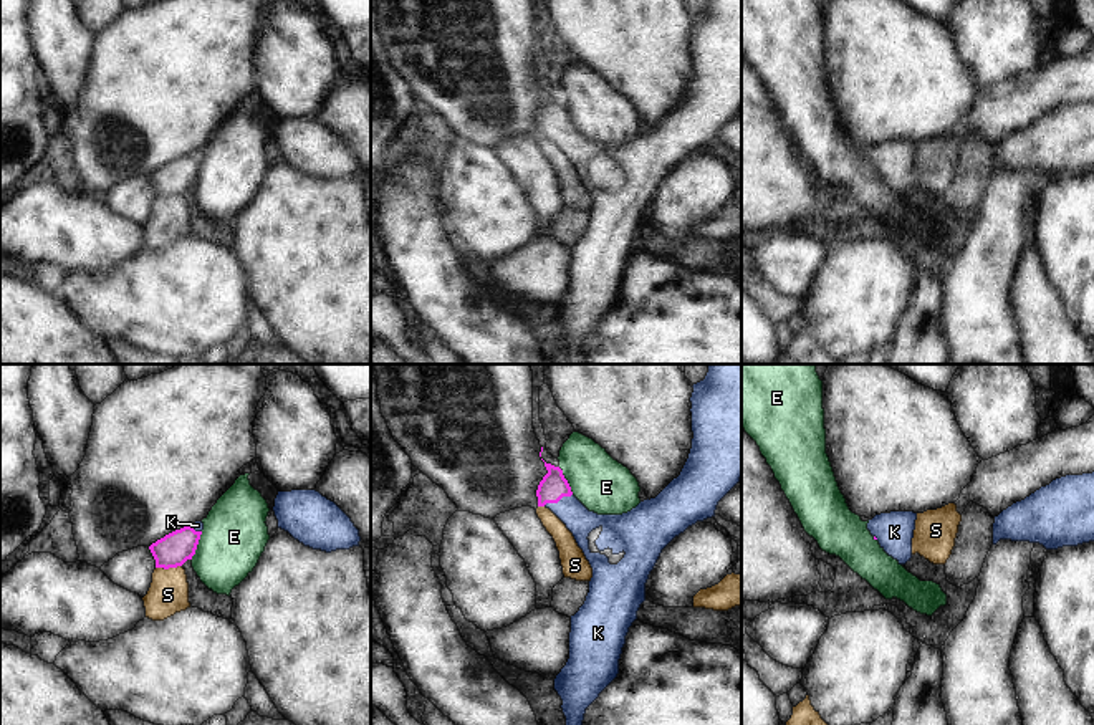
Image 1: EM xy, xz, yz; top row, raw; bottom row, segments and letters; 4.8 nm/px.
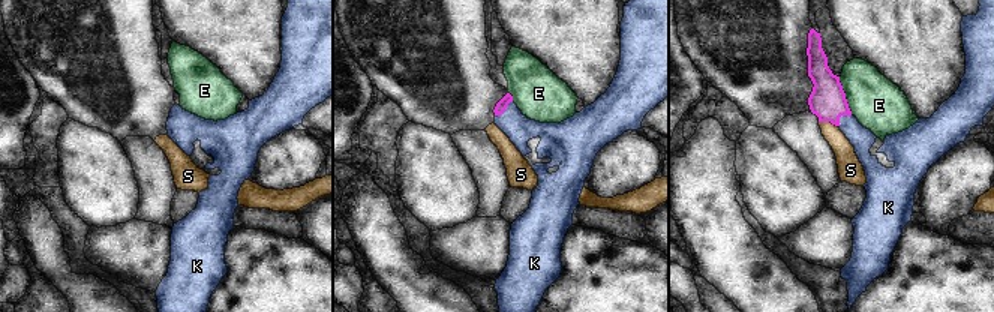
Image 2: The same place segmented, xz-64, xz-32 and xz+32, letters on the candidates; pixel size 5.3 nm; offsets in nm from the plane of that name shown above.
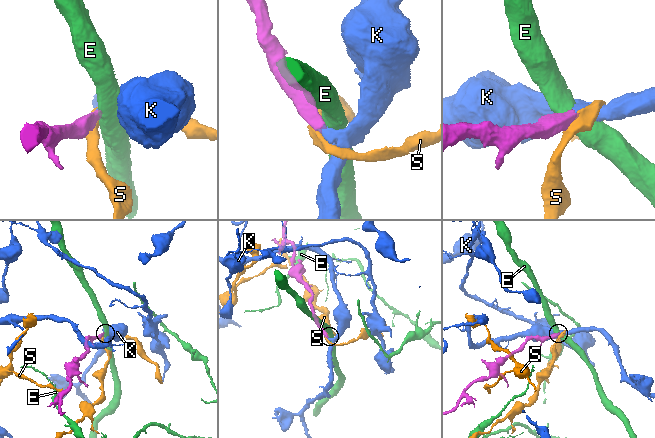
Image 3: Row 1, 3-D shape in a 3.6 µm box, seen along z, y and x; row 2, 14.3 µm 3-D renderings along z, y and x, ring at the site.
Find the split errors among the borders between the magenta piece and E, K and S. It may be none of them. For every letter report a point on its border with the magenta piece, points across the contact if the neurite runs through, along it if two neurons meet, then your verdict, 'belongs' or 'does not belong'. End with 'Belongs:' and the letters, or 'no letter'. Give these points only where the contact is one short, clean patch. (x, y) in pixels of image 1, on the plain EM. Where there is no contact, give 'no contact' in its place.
E: meets magenta in xy at (197, 172); border along xy (202, 161), (196, 182), (191, 187); does not belong
K: meets magenta in xz at (556, 131); runs through xz (553, 116), (556, 131), (570, 139); belongs
S: meets magenta in xy at (167, 197); border along xy (181, 194), (156, 197); does not belong
Belongs: K

